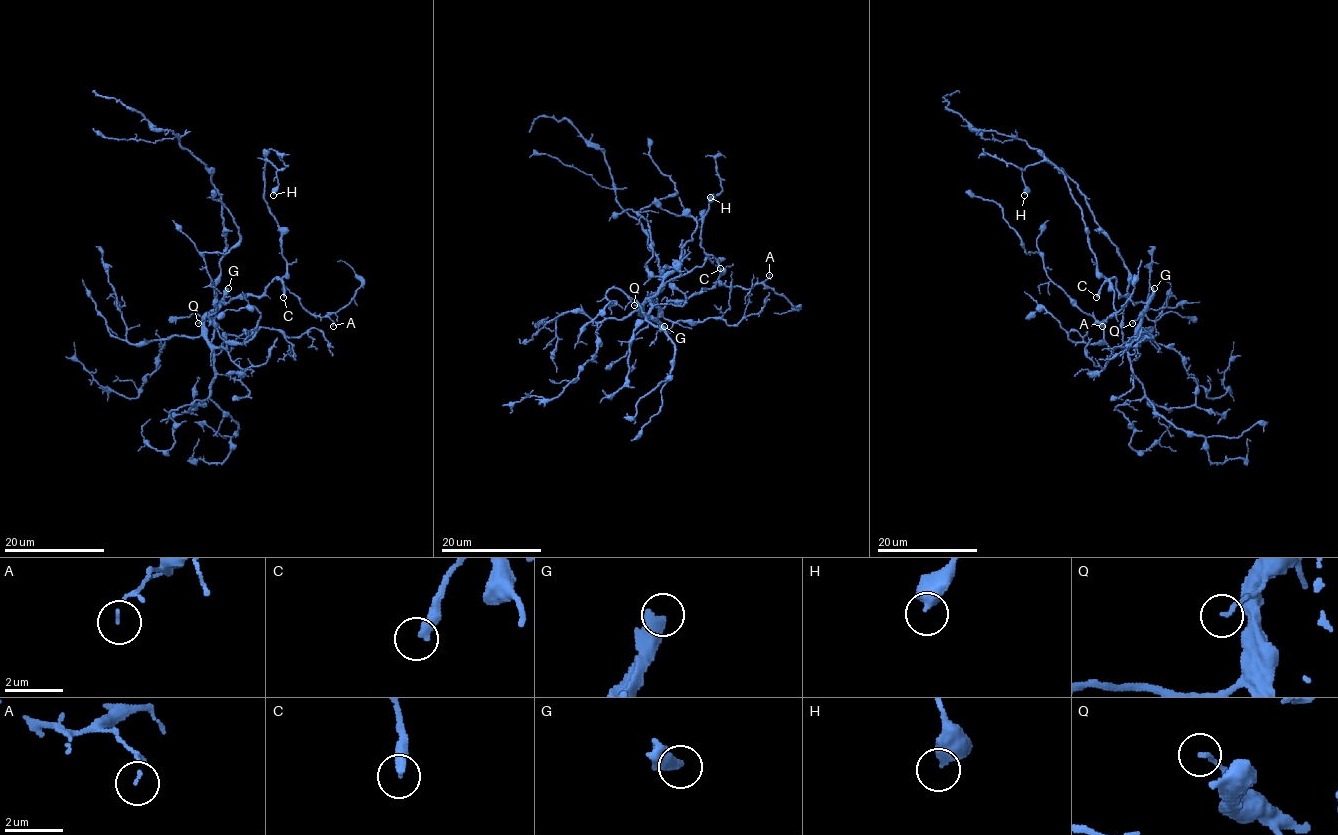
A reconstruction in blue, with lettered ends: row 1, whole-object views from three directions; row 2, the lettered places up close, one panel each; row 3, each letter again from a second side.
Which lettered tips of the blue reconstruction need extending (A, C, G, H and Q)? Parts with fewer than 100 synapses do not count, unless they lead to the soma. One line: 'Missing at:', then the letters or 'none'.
Missing at: G

